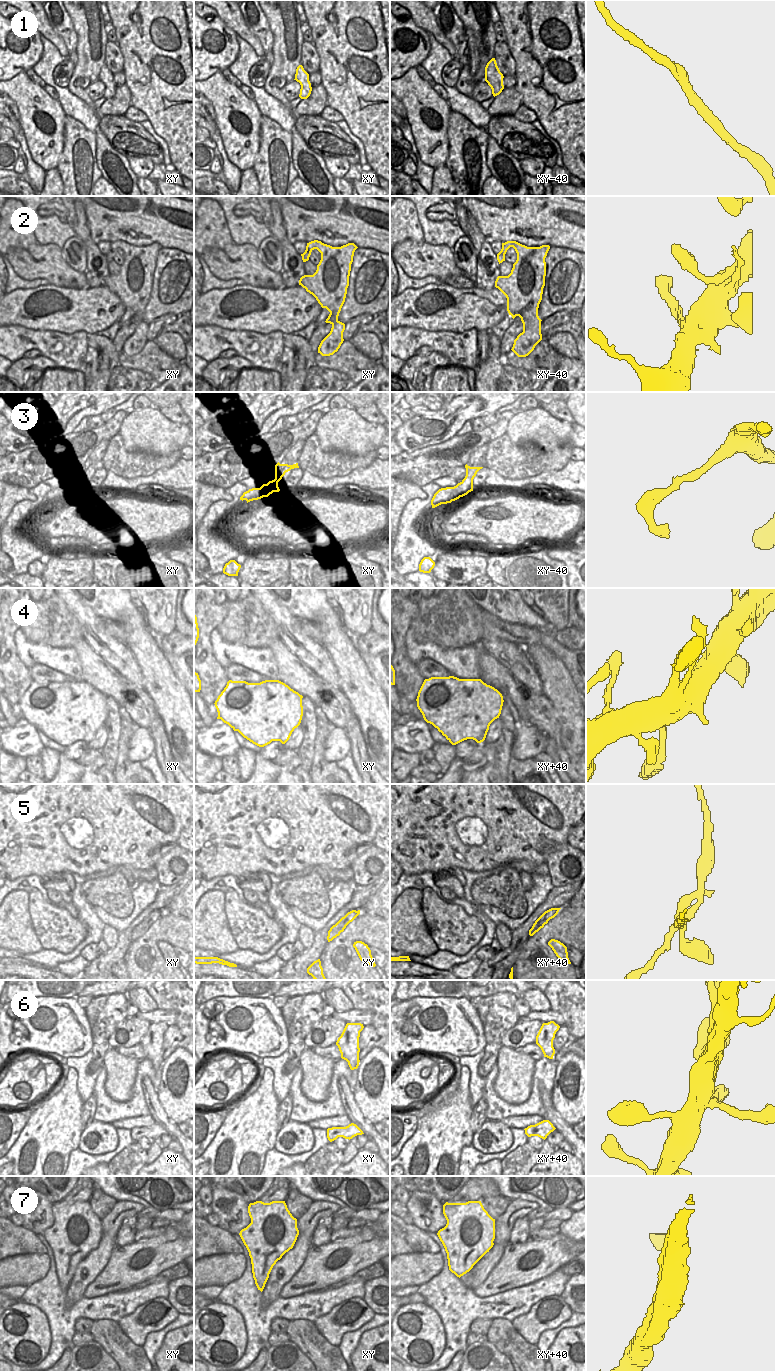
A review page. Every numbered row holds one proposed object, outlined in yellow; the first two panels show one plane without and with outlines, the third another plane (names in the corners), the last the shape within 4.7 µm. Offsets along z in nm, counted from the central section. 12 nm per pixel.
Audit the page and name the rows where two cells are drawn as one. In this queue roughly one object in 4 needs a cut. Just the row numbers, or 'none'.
3, 5

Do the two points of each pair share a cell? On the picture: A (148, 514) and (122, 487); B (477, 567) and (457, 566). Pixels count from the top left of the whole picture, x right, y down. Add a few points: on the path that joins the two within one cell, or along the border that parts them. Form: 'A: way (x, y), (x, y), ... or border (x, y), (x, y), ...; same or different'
A: border (113, 492), (123, 493); different
B: way (472, 567), (462, 567); same

